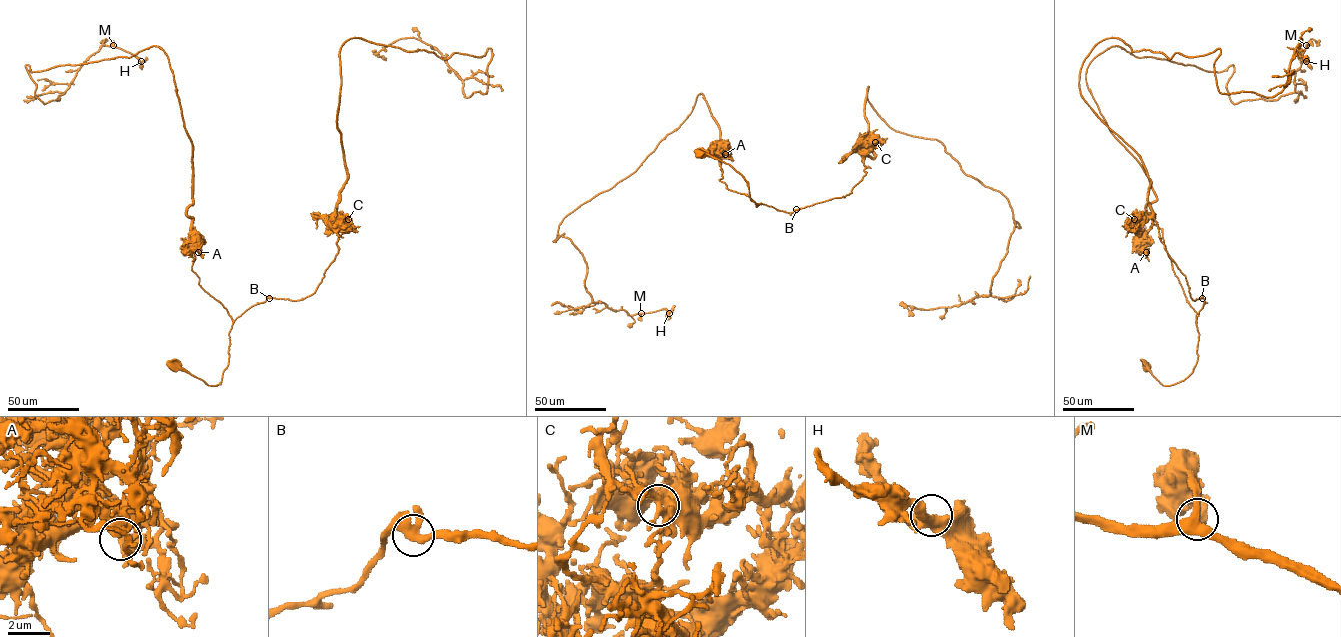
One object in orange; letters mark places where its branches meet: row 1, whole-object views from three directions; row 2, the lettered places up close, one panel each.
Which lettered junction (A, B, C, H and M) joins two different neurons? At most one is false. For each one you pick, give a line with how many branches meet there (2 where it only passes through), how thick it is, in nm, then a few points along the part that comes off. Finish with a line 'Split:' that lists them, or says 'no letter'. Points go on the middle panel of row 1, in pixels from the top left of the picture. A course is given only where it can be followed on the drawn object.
Split: no letter

